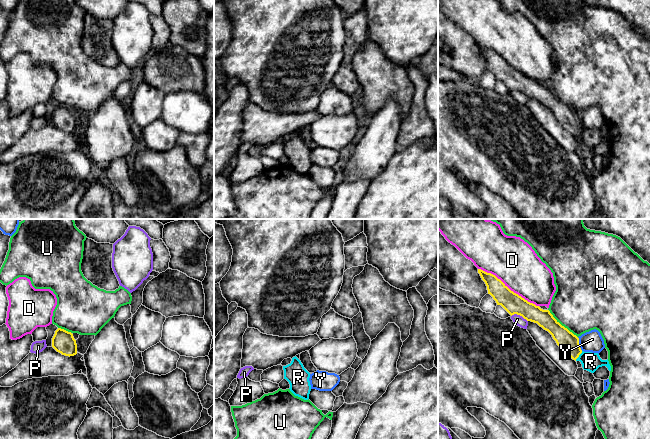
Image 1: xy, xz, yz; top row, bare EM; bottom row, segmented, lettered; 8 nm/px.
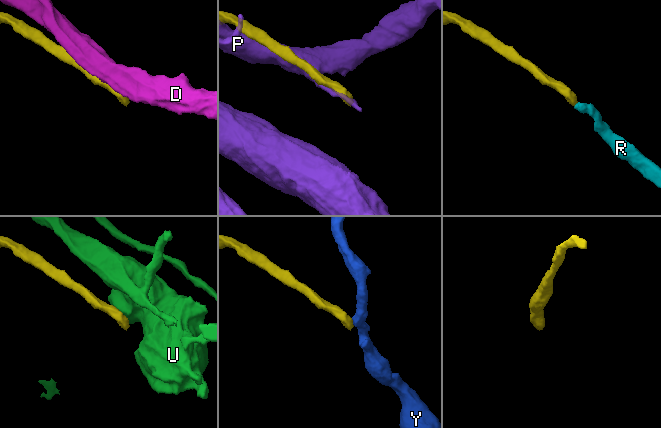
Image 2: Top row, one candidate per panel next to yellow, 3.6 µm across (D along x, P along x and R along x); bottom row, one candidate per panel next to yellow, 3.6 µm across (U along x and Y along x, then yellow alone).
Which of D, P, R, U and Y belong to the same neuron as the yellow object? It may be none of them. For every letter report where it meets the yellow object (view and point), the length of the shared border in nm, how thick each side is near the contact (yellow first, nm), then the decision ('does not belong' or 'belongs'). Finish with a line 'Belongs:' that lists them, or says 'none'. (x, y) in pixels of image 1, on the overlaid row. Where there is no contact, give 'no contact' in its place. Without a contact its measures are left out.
D: yz (507, 287) | 600 nm | 160/360 nm | does not belong
P: yz (519, 314) | 140 nm | 160/80 nm | does not belong
R: yz (578, 356) | 100 nm | 160/150 nm | belongs
U: yz (561, 325) | 340 nm | 160/480 nm | does not belong
Y: yz (578, 344) | 120 nm | 160/170 nm | does not belong
Belongs: R

